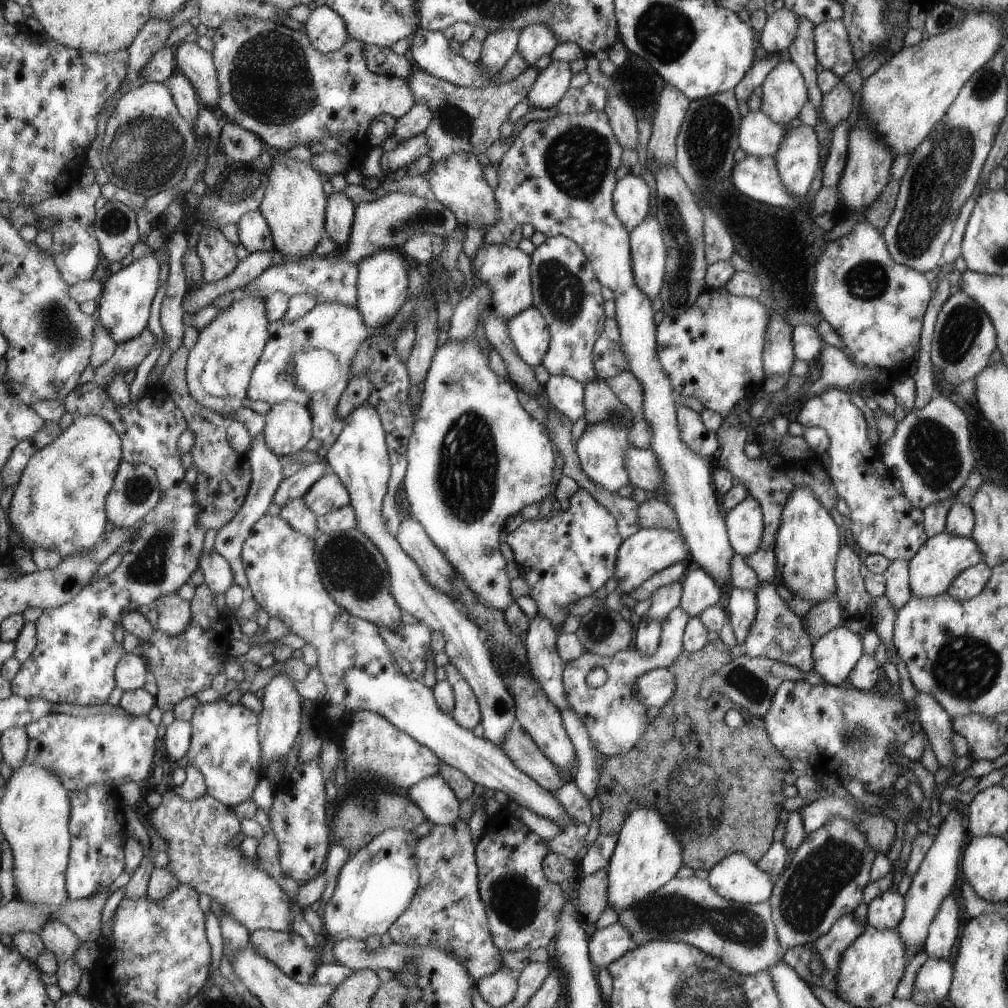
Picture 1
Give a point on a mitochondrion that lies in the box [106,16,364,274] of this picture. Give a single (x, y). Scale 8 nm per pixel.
(264, 73)

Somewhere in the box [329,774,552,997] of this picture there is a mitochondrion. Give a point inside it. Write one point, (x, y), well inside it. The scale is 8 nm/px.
(515, 901)

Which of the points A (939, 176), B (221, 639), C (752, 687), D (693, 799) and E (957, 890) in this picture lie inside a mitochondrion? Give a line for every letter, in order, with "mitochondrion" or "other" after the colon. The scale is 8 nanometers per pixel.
A: mitochondrion
B: other
C: mitochondrion
D: mitochondrion
E: other

